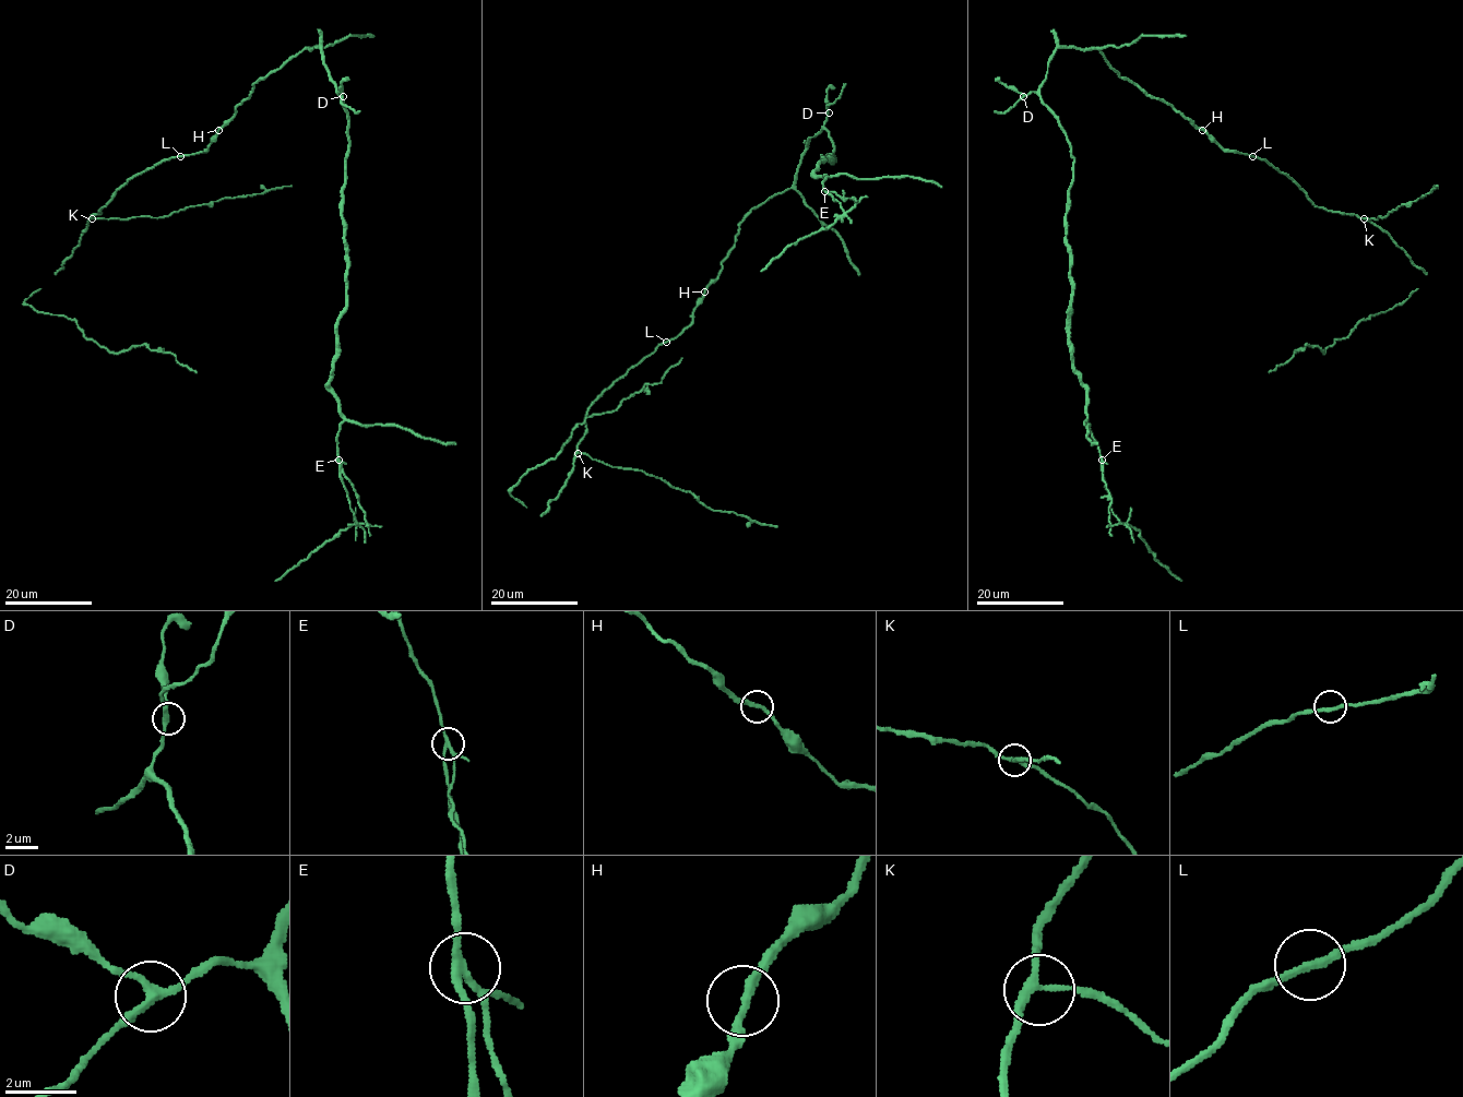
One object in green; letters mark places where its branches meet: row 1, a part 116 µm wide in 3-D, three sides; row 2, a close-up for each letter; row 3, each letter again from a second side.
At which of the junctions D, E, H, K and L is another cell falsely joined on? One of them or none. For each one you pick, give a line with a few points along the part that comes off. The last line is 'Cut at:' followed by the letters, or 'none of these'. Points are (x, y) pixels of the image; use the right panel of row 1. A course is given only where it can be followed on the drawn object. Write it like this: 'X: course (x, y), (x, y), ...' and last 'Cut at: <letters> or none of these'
E: course (1102, 460), (1103, 480), (1111, 501), (1108, 522), (1128, 524), (1137, 529), (1155, 560), (1181, 581)
Cut at: E

